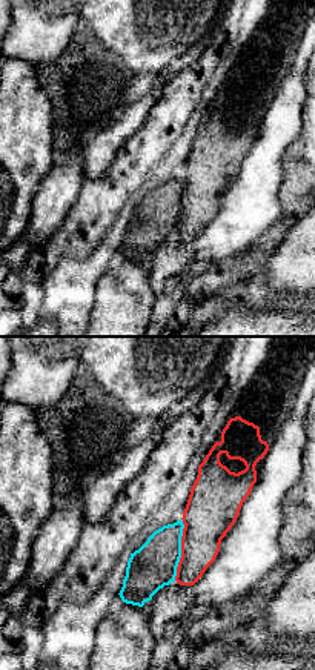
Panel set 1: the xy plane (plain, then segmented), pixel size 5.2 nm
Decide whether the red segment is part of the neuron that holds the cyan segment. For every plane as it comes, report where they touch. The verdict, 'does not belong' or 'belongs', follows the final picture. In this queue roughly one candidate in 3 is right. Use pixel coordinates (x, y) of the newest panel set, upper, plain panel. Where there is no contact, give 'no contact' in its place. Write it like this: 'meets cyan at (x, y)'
meets cyan at (180, 205)

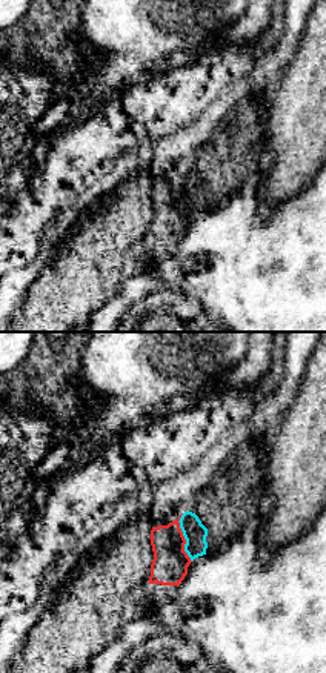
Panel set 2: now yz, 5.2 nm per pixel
meets cyan at (183, 191)

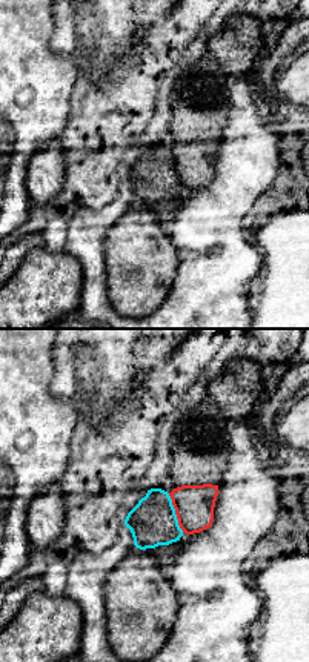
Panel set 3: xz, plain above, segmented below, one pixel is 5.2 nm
meets cyan at (174, 169)

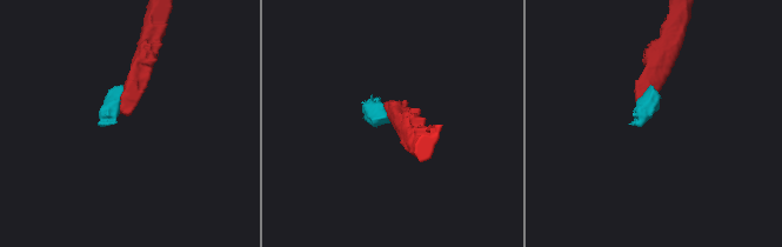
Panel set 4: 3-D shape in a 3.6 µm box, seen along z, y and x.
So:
does not belong

